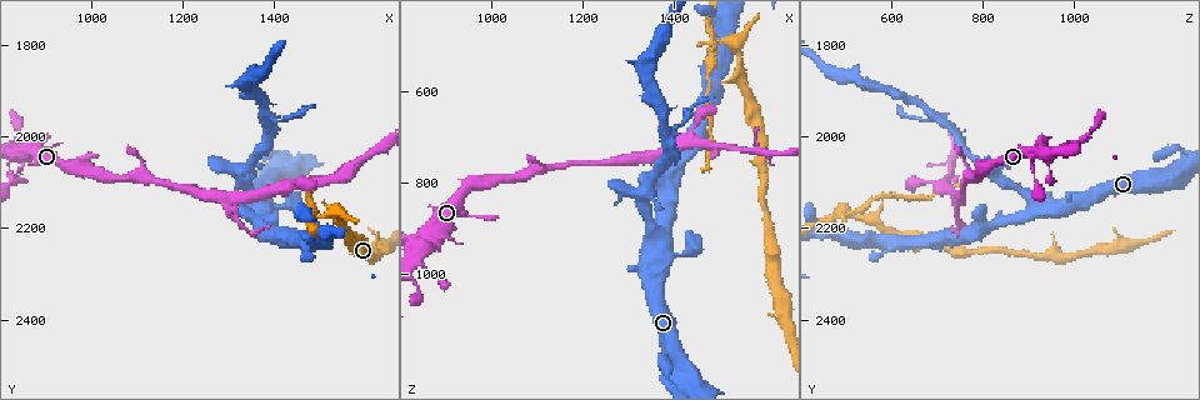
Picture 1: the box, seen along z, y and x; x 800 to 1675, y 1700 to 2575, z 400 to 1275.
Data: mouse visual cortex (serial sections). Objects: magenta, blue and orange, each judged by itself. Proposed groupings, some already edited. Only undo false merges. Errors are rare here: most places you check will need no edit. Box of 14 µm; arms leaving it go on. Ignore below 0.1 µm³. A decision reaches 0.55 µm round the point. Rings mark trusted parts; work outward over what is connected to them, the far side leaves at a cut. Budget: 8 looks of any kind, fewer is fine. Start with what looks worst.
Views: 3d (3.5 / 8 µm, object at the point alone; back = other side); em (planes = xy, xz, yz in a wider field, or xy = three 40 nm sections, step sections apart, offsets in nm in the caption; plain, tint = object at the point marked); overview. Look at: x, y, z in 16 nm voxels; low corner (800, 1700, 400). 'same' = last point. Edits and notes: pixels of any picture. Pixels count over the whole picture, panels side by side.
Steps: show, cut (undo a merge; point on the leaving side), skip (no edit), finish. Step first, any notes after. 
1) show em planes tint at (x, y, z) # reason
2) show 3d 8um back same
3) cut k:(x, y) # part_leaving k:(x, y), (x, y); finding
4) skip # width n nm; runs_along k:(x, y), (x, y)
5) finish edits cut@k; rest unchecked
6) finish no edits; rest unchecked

show 3d 8um at (1485, 2175, 495) # side arm on a straight run

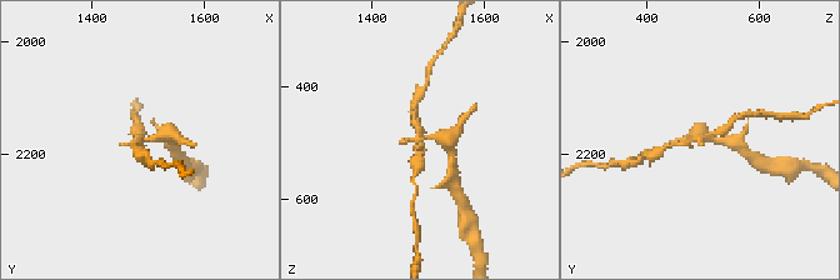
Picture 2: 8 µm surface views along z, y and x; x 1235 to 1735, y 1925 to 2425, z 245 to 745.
show em xy step 2 tint at (1485, 2175, 500)

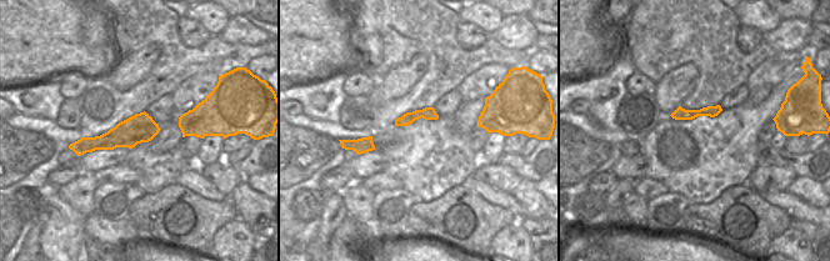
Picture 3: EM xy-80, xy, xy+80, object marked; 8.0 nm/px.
cut 2:(721, 130) # part_leaving 2:(699, 138), (725, 130), (743, 115); two cells meet here

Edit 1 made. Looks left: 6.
show overview

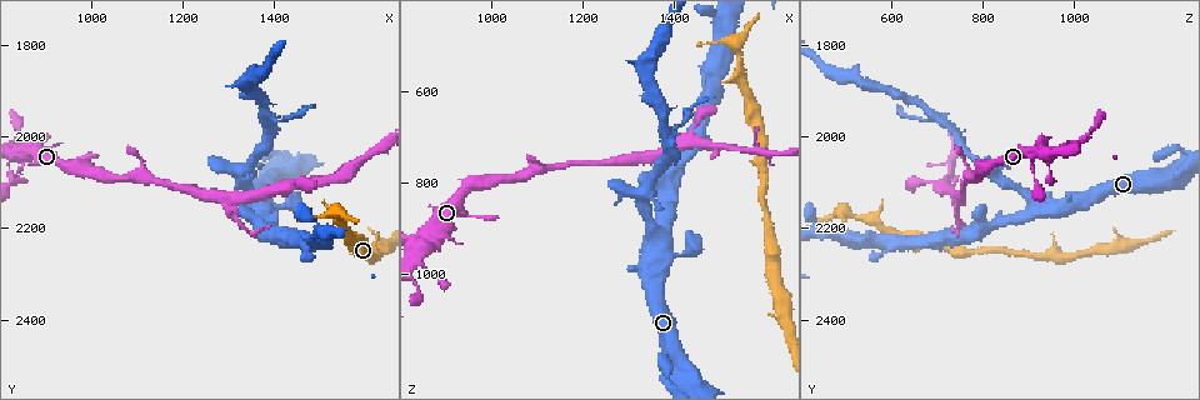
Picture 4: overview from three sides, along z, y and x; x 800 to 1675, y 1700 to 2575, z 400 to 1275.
show 3d 3.5um at (860, 2055, 910) # thick turns thin

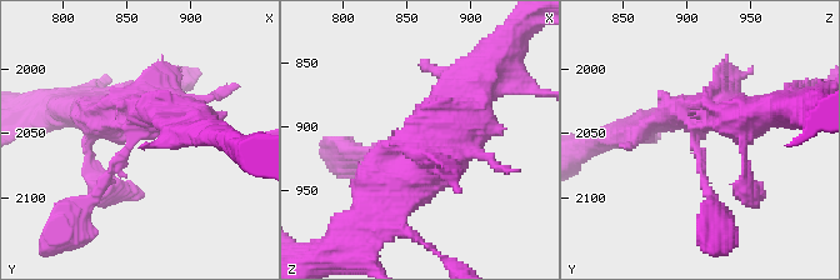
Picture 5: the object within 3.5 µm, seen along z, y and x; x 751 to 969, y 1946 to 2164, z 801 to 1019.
show em xy step 3 tint at (854, 2054, 908) # shape alone is not enough

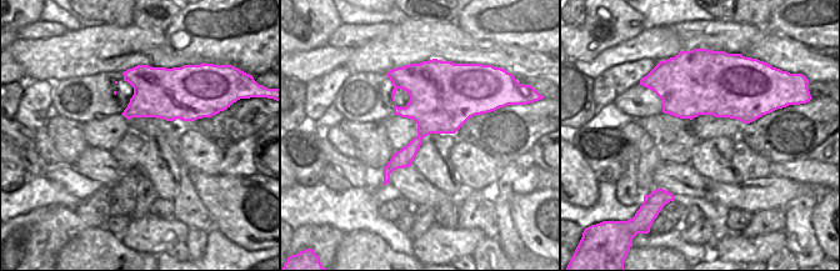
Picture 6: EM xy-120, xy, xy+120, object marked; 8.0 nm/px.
show em planes tint same

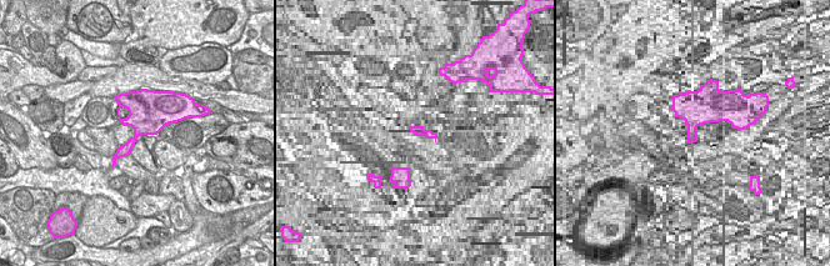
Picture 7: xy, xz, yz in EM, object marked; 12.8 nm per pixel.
skip # width 440 nm; runs_along 5:(191, 118), (134, 125), (88, 201); one cell here

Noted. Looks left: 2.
show 3d 3.5um at (1350, 2135, 905) # four-way junction

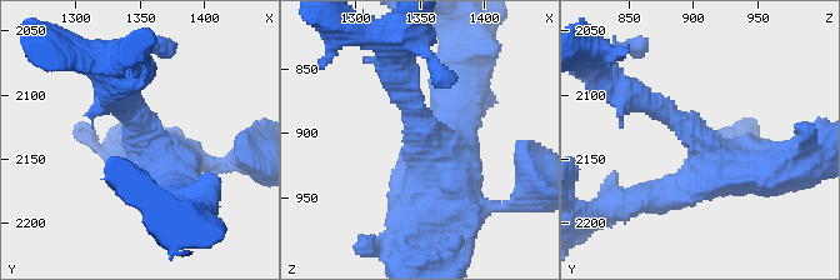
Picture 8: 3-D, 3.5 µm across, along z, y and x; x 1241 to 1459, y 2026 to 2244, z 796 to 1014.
show em planes tint at (1352, 2136, 906) # need the tissue

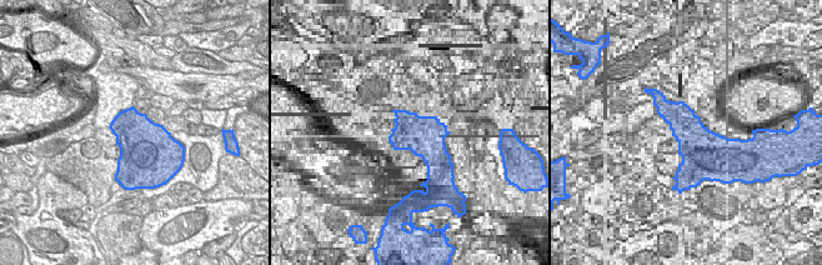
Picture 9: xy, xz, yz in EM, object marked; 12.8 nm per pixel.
skip # arm_widths 250, 300, 450, 600 nm; all the same cell

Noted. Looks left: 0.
finish edits cut@2; rest unchecked

